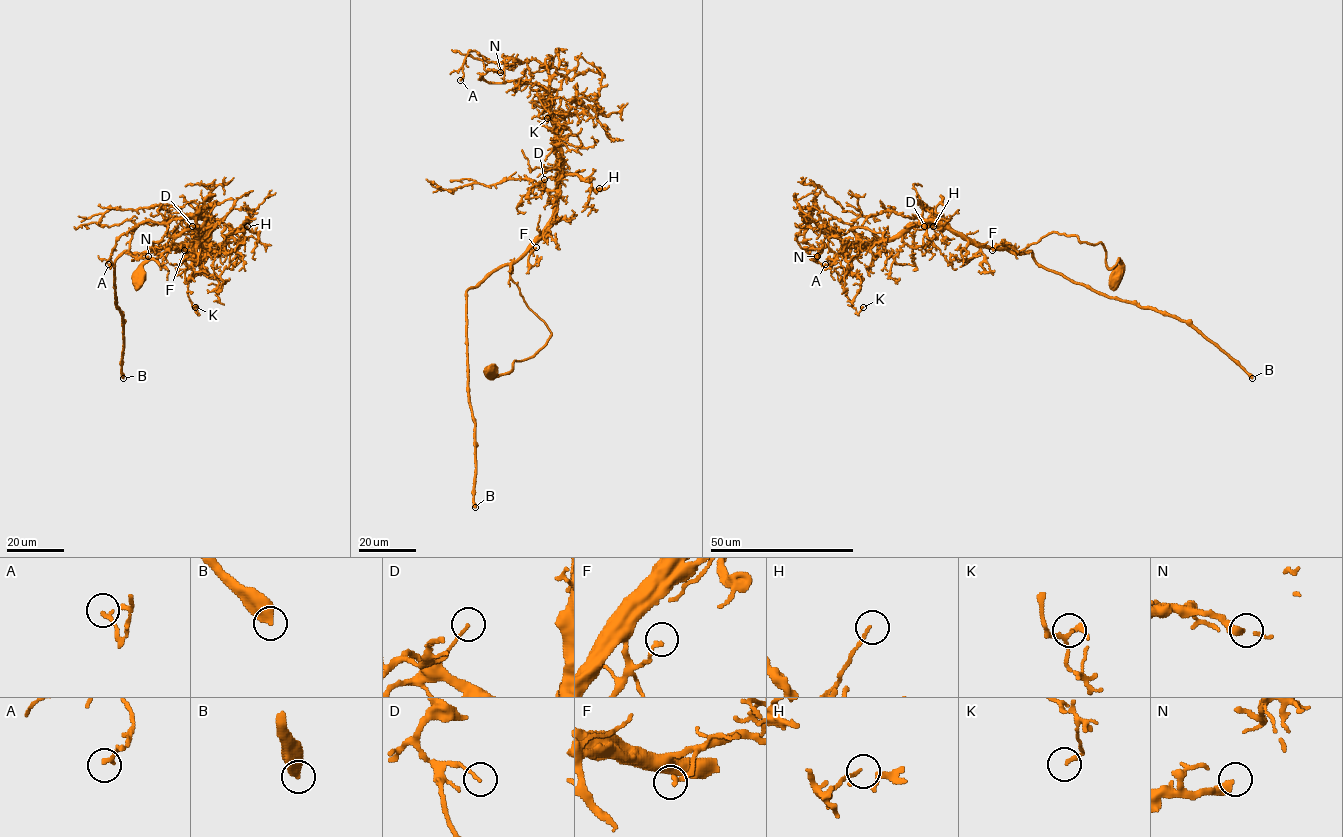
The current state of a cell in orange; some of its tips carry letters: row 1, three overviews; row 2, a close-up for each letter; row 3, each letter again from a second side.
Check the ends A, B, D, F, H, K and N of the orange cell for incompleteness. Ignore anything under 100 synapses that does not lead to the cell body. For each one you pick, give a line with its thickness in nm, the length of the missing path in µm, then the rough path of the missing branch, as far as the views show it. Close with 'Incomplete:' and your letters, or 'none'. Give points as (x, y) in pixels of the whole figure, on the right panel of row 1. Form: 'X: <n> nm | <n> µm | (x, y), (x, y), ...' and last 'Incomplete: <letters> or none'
B: 480 nm | 400 µm
Incomplete: B

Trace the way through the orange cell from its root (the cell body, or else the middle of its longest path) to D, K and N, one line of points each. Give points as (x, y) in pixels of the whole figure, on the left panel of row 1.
D: (137, 278), (197, 242), (176, 232), (158, 251), (194, 241), (204, 220), (184, 220), (192, 226)
K: (137, 278), (197, 242), (176, 232), (158, 251), (184, 247), (204, 221), (187, 283), (195, 307)
N: (137, 278), (206, 223), (199, 244), (141, 223), (128, 252), (148, 256)

